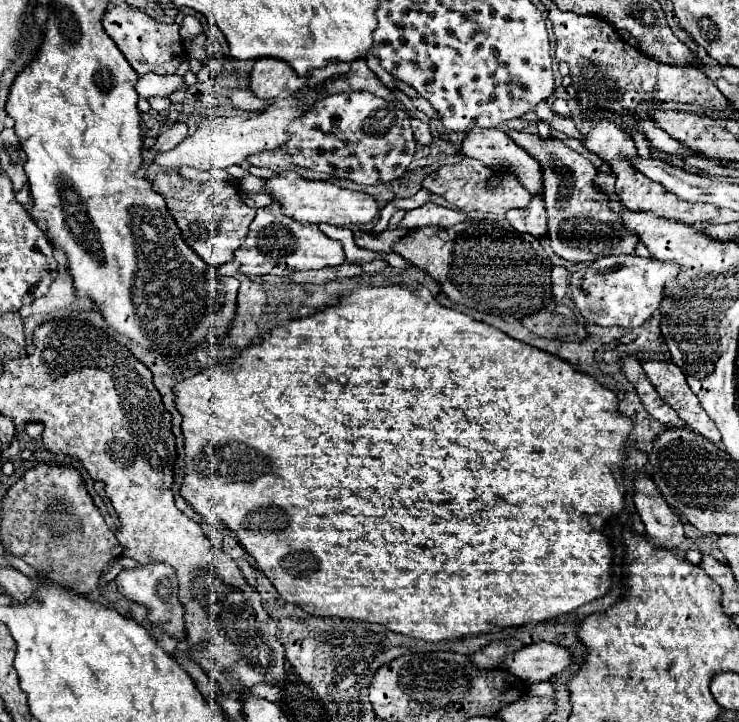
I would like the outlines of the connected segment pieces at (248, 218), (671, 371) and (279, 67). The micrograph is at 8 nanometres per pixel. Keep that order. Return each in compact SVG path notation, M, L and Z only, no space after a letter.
M164 171L154 177L152 189L166 199L166 207L172 211L184 241L196 251L196 255L200 255L200 259L210 267L220 267L232 261L234 251L244 243L248 225L256 215L256 209L240 201L240 187L234 181L192 183L182 179L176 171Z
M640 359L640 365L646 371L650 383L656 387L660 399L664 399L664 403L668 403L678 413L686 427L720 447L722 445L720 431L716 429L708 413L702 409L698 397L688 387L680 367L674 365L672 361L644 361L644 359Z
M258 59L250 75L250 89L260 99L274 99L284 91L296 93L304 89L312 73L314 71L308 71L308 75L298 77L292 67L280 63L280 59Z

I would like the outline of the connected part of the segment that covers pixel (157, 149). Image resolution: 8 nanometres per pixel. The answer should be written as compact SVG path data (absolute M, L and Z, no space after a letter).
M176 123L170 131L166 131L166 133L162 133L158 139L156 139L156 143L154 143L154 147L150 149L150 151L154 151L154 153L164 153L164 151L170 151L170 149L174 149L184 137L186 137L186 133L188 133L188 127L184 125L184 123Z

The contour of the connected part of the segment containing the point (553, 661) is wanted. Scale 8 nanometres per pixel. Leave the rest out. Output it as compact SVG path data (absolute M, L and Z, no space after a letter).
M532 643L514 651L514 655L508 655L500 667L518 679L524 679L524 683L540 683L550 681L570 663L572 657L568 649L554 643Z

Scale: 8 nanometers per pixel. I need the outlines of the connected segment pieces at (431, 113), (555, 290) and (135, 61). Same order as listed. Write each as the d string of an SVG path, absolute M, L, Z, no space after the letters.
M423 97L412 98L412 103L415 106L415 108L425 113L430 119L438 118L437 111L434 110L430 103Z
M552 267L550 279L552 279L552 297L554 297L554 301L560 301L568 291L570 271L564 267Z
M126 3L108 9L102 23L104 23L106 33L114 39L114 43L118 45L118 49L124 53L124 57L128 59L128 63L138 75L144 75L144 73L172 75L178 69L178 65L186 59L186 49L178 33L180 25L176 23L172 25L156 23L144 11L138 11Z

